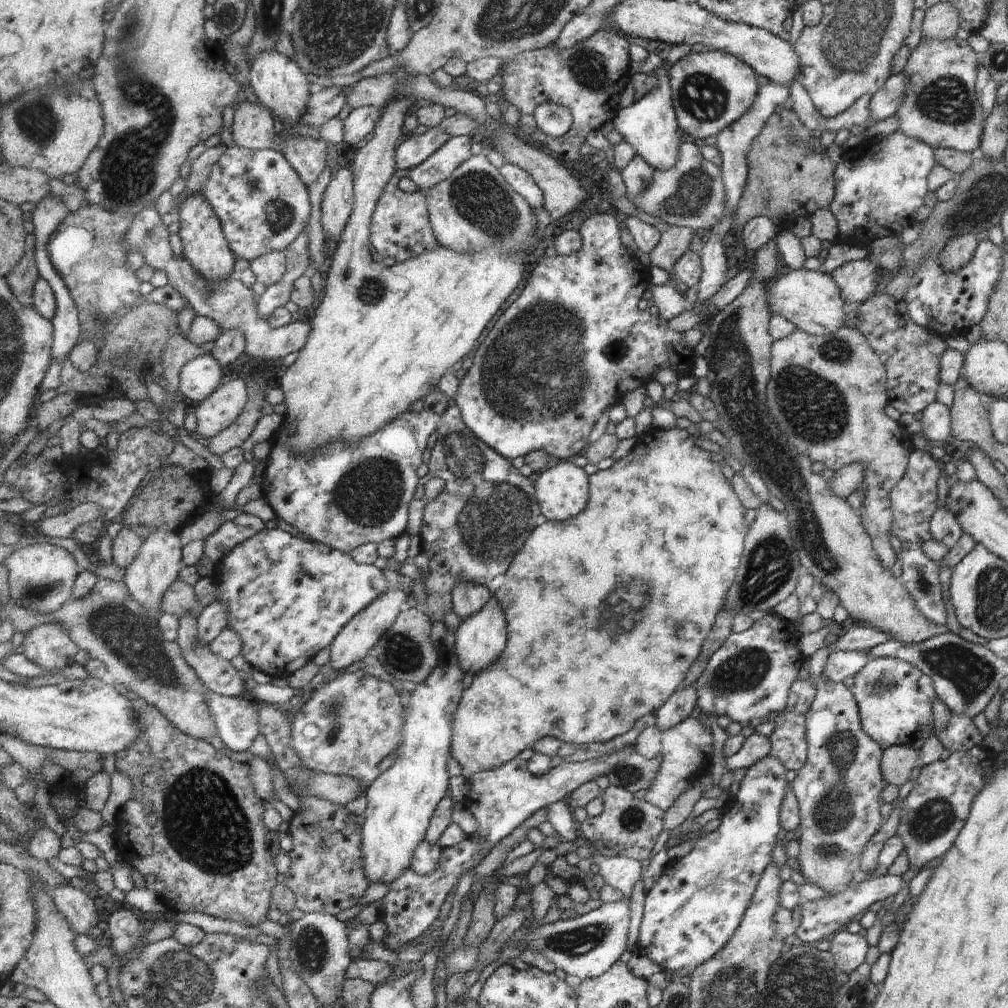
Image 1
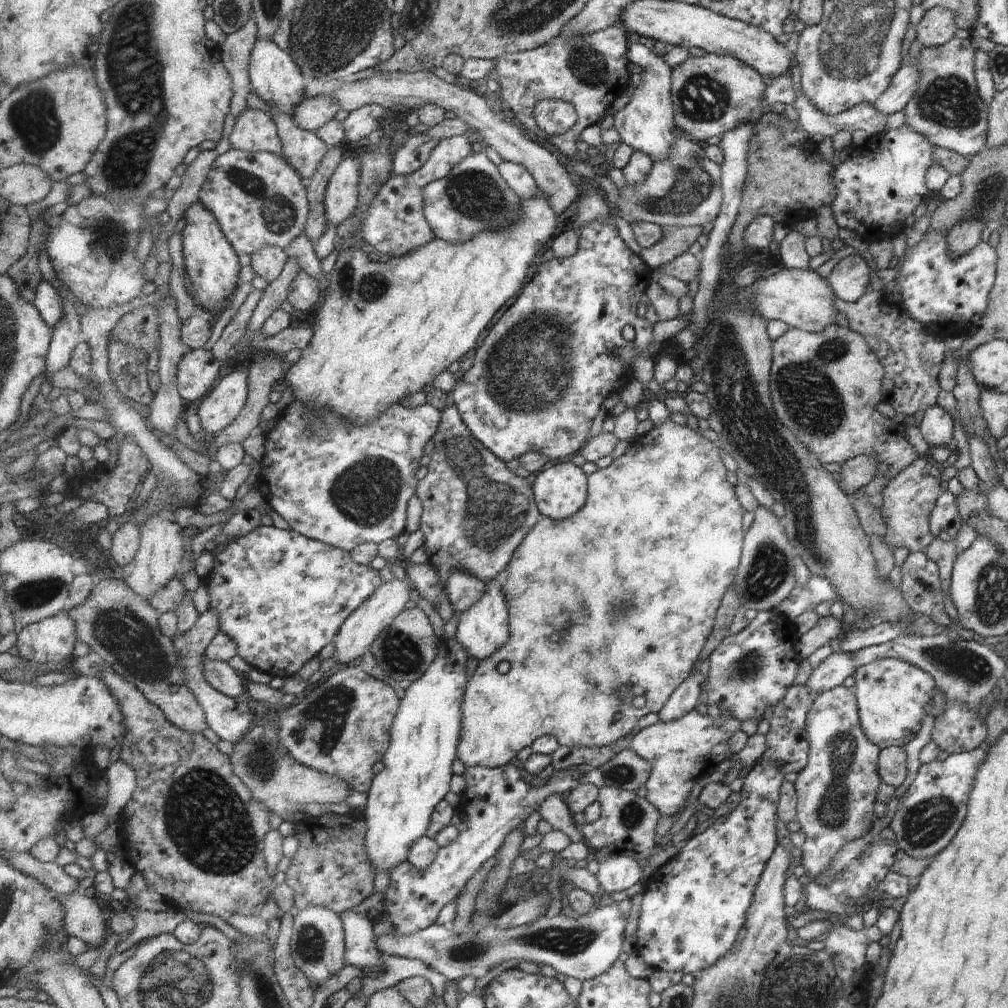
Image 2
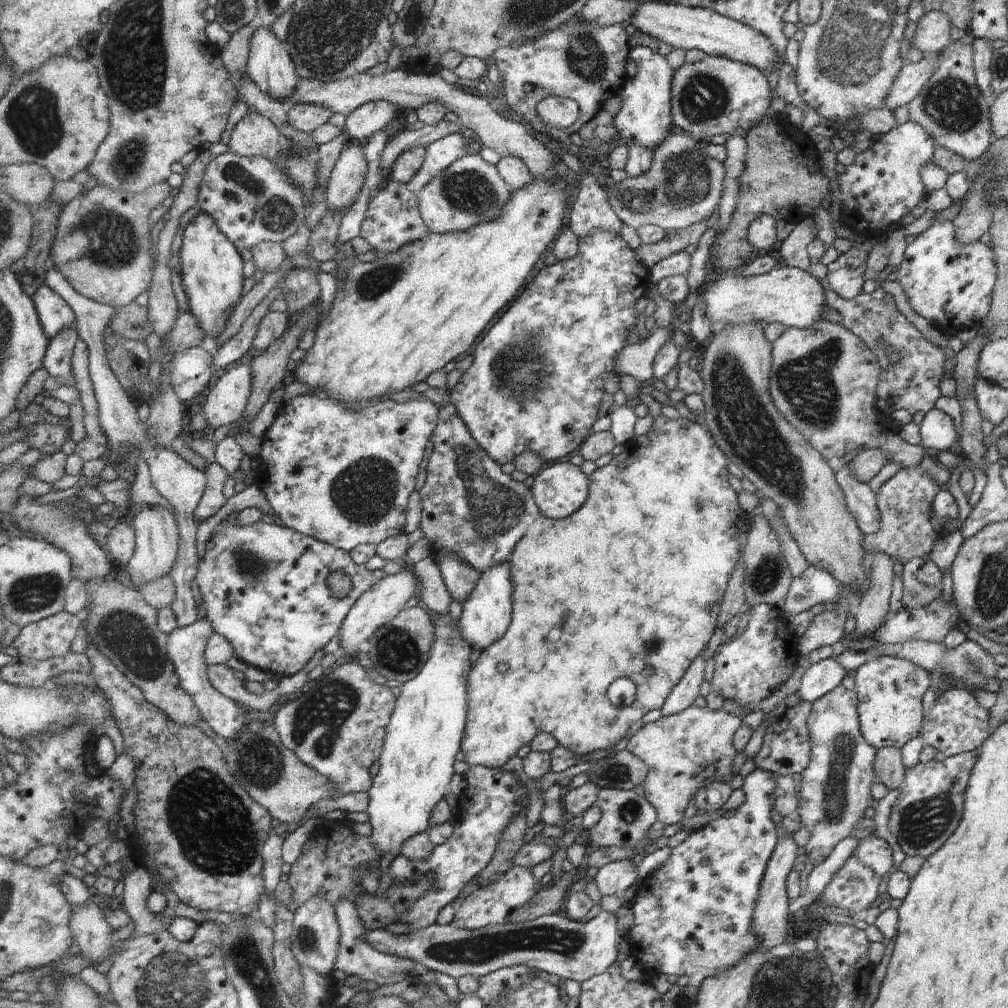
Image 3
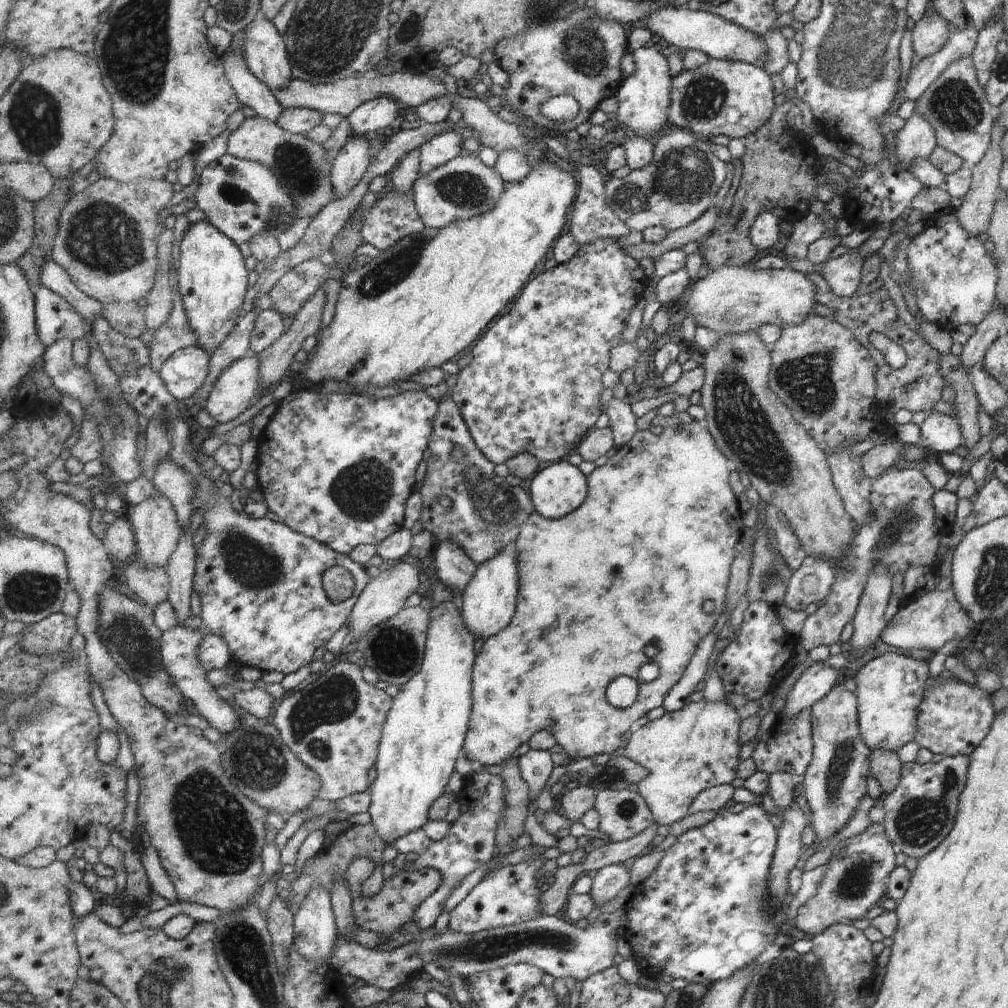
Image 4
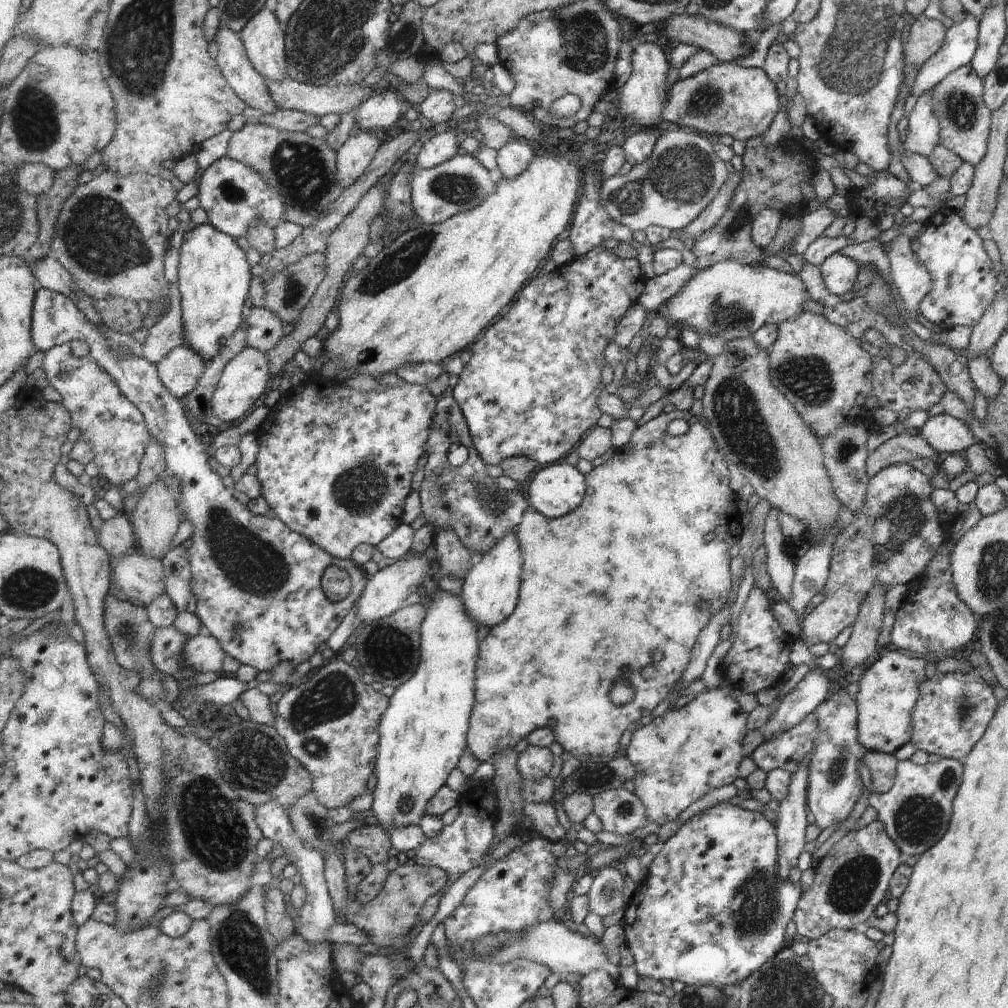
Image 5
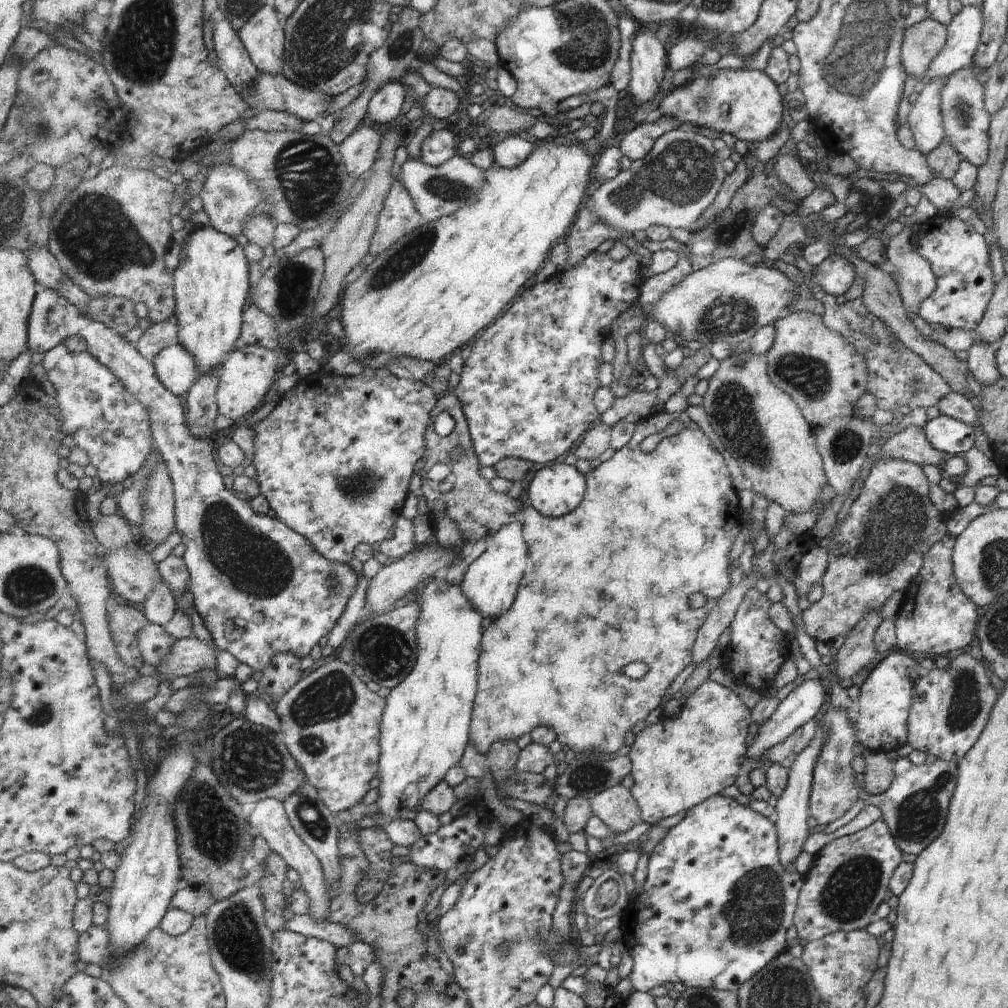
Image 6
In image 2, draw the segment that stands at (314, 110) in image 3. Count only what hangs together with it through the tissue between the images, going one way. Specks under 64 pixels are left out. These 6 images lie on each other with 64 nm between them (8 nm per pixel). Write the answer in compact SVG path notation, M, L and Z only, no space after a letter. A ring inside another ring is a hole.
M325 96L306 98L299 104L299 108L293 112L293 120L297 126L306 131L316 131L335 118L335 114L341 110L337 102Z

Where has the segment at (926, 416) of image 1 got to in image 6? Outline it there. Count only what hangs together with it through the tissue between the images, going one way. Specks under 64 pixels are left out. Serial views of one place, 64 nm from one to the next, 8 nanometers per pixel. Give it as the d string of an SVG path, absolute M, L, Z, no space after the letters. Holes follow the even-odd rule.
M944 415L926 422L922 430L929 445L943 454L956 456L974 447L971 426Z

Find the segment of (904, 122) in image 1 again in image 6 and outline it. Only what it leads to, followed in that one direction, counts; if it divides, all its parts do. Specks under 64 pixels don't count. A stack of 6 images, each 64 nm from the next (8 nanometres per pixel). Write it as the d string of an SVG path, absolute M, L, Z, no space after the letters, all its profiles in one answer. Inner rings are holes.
M963 68L947 76L941 92L940 110L942 128L948 136L949 146L959 157L972 166L981 167L988 156L988 129L990 116L983 109L983 90L971 68Z

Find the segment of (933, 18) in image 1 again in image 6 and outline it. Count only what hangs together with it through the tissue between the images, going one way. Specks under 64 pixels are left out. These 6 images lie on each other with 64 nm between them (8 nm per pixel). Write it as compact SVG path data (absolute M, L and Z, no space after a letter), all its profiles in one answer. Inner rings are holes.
M926 17L905 29L902 36L903 39L900 45L898 60L906 76L913 77L919 84L919 81L921 81L928 72L928 67L933 61L933 58L936 58L937 54L940 54L945 45L947 39L946 26L942 26L939 22Z

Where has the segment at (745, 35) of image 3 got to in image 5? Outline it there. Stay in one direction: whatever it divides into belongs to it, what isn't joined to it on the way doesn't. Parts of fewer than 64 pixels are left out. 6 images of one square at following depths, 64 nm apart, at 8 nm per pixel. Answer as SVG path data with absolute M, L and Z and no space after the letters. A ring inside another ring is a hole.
M676 15L669 18L666 22L665 30L667 39L689 45L696 45L700 50L710 52L719 63L731 62L734 59L743 57L751 51L751 48L743 42L744 35L730 30L727 27L716 23L706 22L703 18L696 16Z

